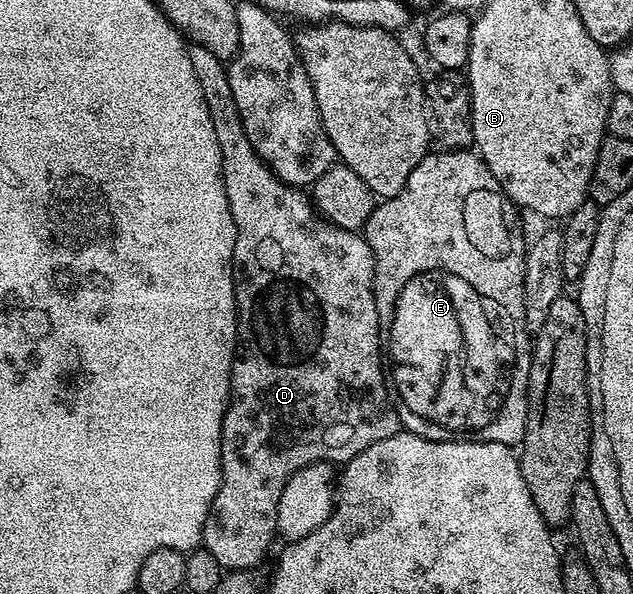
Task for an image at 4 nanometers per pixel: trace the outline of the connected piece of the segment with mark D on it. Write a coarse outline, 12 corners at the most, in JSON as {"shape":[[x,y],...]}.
{"shape":[[191,44],[238,343],[201,544],[254,571],[290,476],[402,429],[361,232],[259,157]]}

